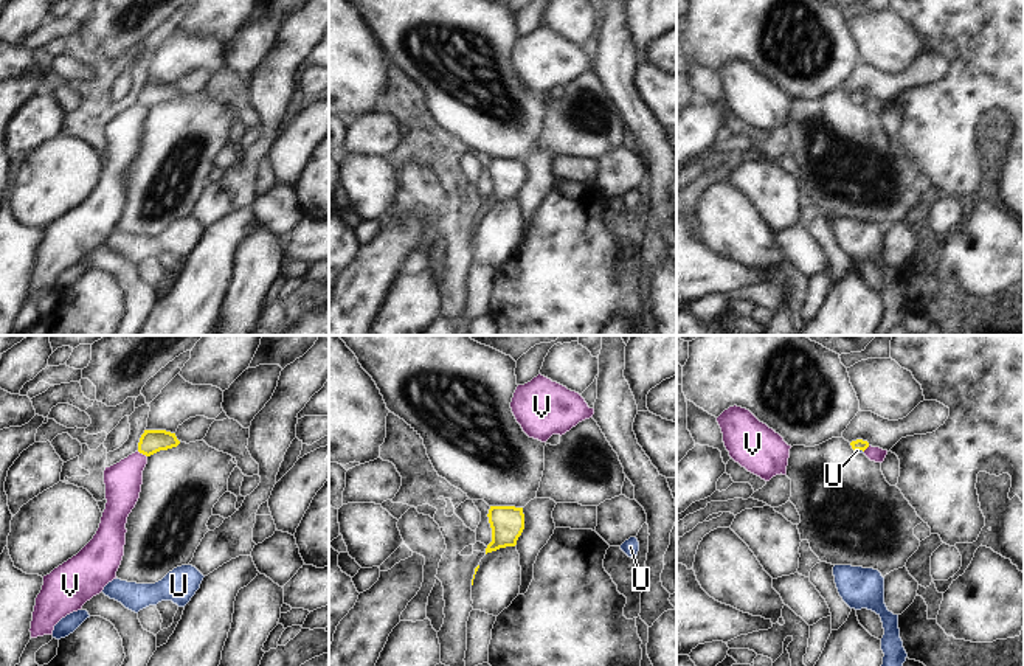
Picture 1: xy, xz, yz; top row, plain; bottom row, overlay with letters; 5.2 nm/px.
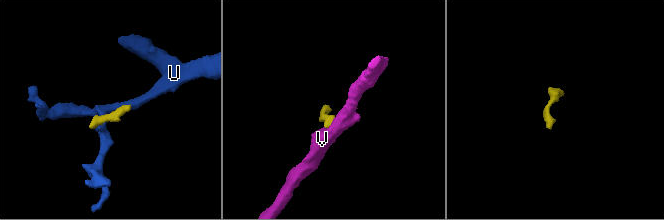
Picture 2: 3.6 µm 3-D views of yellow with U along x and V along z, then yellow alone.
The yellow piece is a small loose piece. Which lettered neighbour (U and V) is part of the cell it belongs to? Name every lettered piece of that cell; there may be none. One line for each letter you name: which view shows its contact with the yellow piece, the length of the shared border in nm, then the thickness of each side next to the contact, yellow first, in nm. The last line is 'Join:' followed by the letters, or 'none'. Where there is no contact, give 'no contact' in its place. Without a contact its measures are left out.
U: yz | 40 nm | 60/20 nm
Join: U

